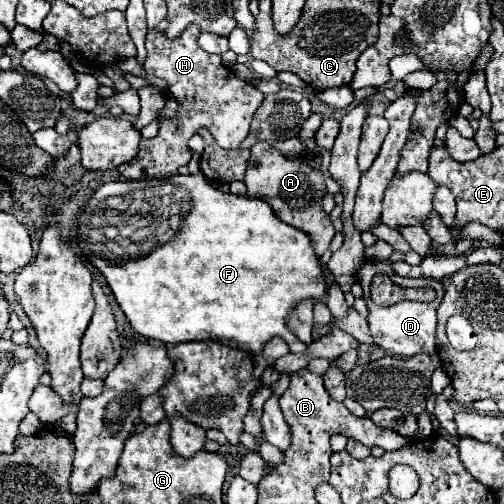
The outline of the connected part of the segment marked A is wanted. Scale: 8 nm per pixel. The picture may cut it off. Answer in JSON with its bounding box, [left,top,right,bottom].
[244,141,336,255]

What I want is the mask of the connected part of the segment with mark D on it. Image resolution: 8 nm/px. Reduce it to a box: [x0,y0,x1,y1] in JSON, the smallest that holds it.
[358,251,444,357]

